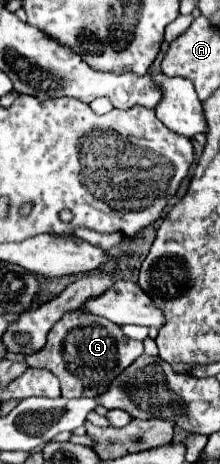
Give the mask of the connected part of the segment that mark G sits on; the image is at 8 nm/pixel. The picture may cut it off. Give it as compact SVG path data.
M67 312L49 332L43 350L25 356L29 368L47 368L61 382L61 396L95 398L107 390L111 380L119 376L129 364L133 364L143 354L143 342L129 340L123 336L121 328L107 318L95 314Z

